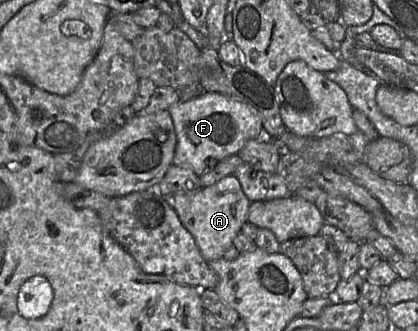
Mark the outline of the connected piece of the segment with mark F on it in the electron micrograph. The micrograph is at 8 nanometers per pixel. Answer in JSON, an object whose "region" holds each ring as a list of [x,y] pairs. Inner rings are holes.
{"region":[[[202,92],[168,110],[177,136],[173,164],[189,168],[199,177],[223,159],[238,154],[249,140],[263,135],[260,114],[250,105],[222,93]]]}

